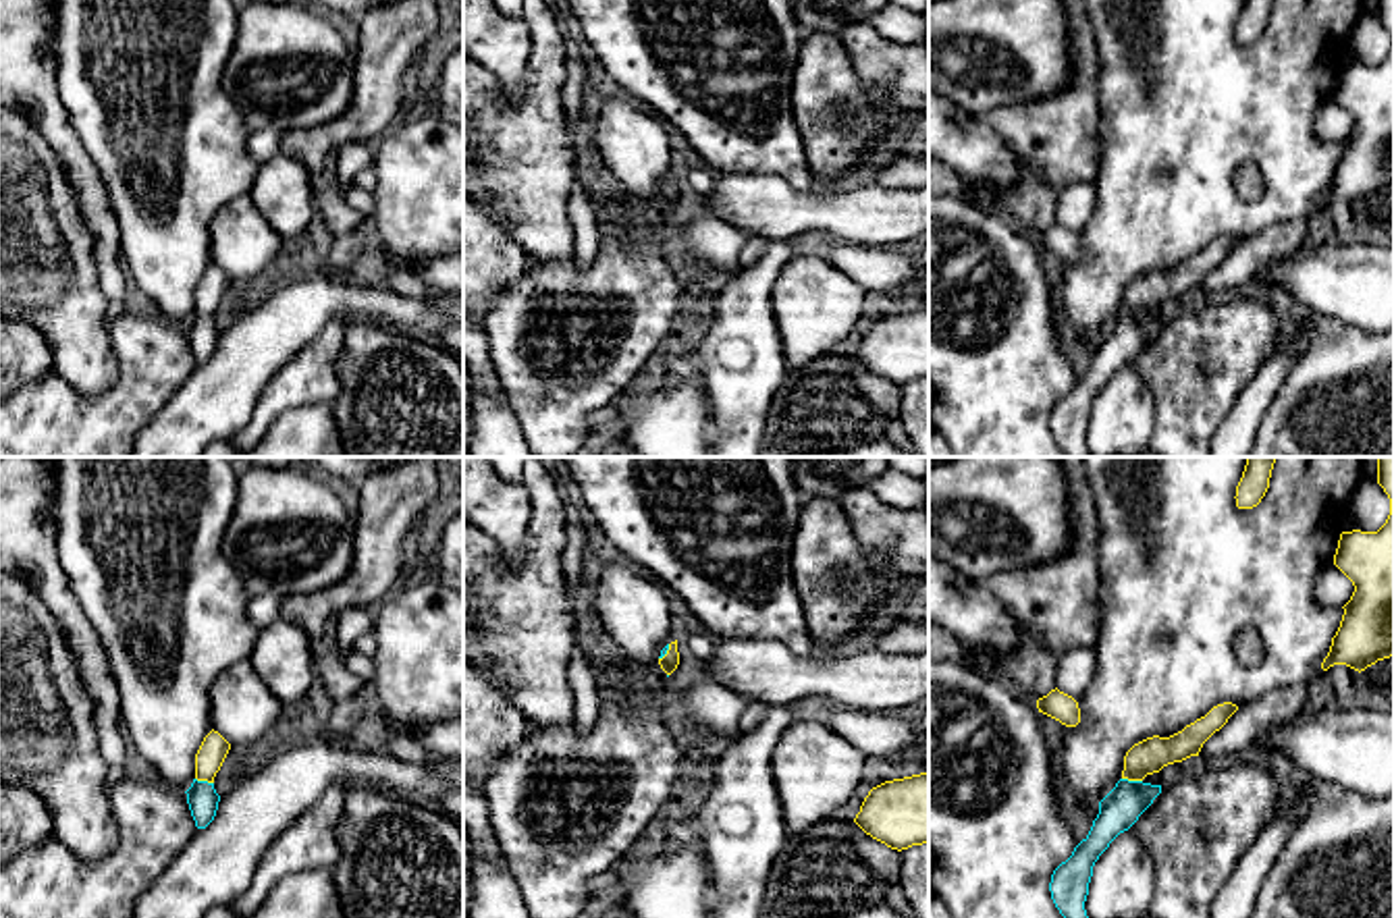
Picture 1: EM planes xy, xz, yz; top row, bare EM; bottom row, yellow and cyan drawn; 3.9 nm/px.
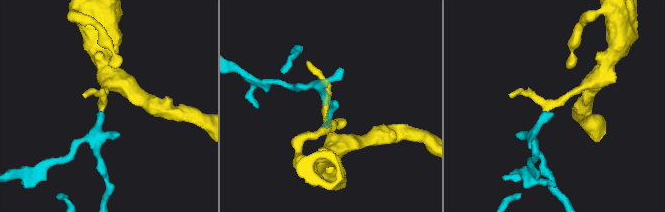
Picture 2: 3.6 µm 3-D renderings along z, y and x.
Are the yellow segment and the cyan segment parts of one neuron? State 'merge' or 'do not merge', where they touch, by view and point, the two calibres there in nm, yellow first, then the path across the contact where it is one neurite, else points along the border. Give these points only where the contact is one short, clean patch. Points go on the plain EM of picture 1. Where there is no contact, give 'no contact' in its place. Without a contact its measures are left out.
merge; meets yellow in yz at (1133, 314); 140 nm thick on the yellow side, 160 nm on the other; runs through yz (1147, 291), (1135, 304), (1133, 314), (1131, 333), (1118, 345)

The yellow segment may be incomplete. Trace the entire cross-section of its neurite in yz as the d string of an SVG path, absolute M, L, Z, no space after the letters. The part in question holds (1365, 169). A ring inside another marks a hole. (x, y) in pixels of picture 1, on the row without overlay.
M1377 0L1377 19L1390 33L1390 50L1377 66L1342 66L1334 100L1355 127L1321 204L1346 199L1365 206L1394 191L1394 0Z

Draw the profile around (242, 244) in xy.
M249 193L224 204L210 222L210 260L233 280L251 280L283 255L285 241Z

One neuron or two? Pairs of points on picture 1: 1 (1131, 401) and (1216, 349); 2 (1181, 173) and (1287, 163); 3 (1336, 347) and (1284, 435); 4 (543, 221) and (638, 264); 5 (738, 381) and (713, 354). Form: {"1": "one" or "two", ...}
{"1": "two", "2": "one", "3": "one", "4": "two", "5": "one"}

